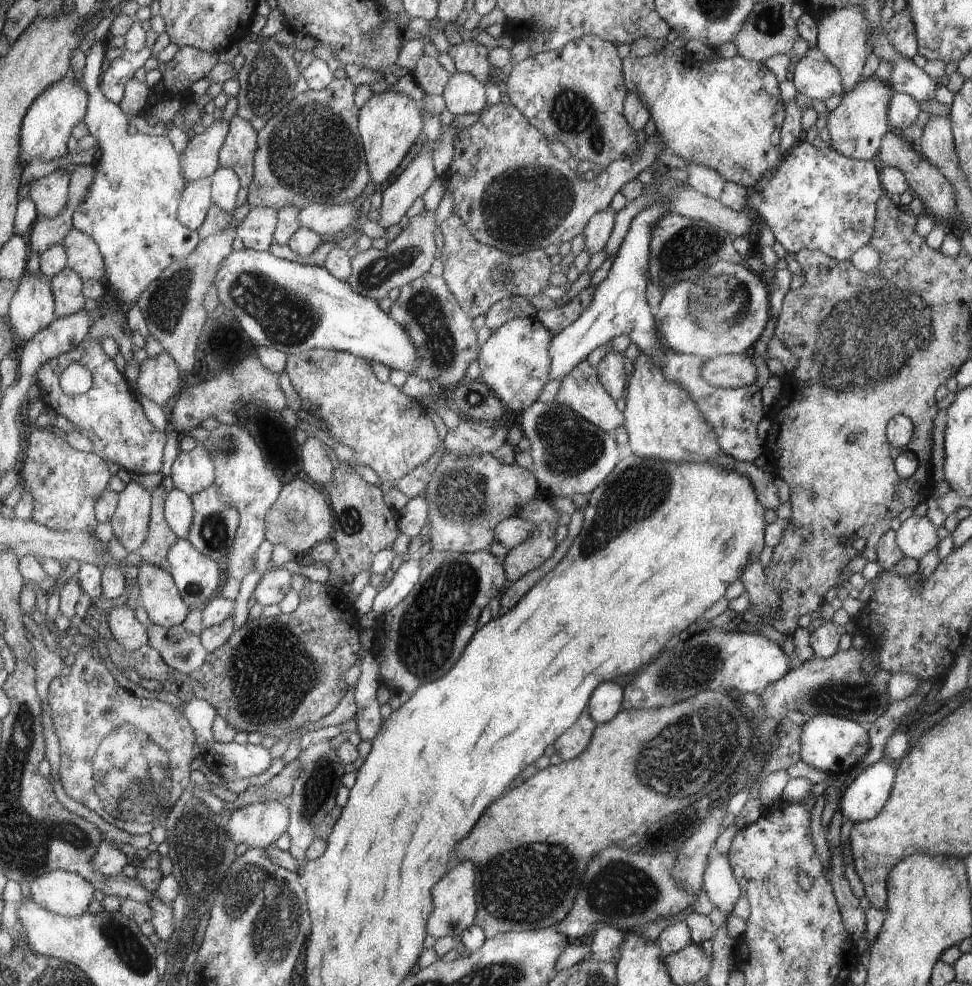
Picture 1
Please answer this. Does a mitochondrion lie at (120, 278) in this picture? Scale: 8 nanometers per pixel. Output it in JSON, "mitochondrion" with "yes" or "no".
{"mitochondrion":"no"}

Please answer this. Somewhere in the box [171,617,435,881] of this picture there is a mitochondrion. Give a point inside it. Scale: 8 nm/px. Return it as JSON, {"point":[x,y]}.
{"point":[252,660]}

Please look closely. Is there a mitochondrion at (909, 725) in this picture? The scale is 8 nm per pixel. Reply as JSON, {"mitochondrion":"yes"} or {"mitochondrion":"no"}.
{"mitochondrion":"no"}

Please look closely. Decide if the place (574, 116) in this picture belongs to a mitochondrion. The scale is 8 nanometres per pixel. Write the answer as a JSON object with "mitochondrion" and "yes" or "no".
{"mitochondrion":"yes"}

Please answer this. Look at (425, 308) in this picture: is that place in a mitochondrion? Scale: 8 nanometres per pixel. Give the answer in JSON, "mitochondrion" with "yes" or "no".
{"mitochondrion":"yes"}

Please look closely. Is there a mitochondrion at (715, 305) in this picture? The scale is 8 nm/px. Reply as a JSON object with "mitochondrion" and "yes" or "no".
{"mitochondrion":"yes"}

